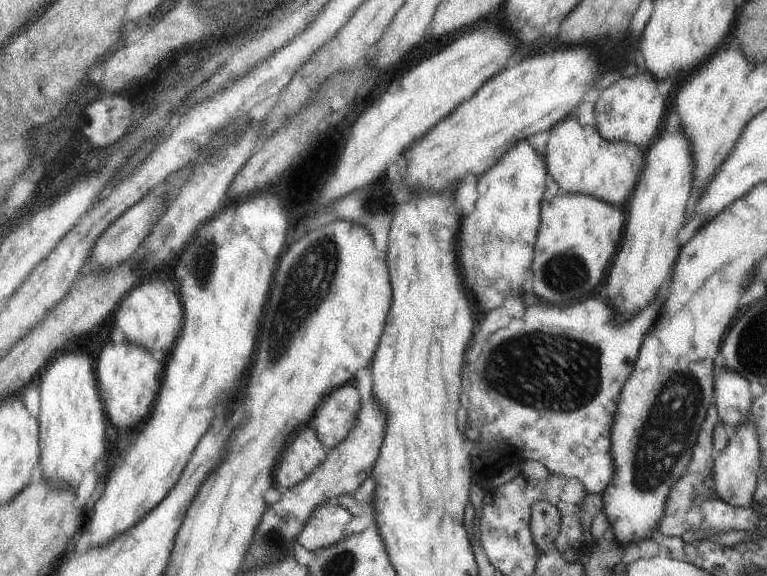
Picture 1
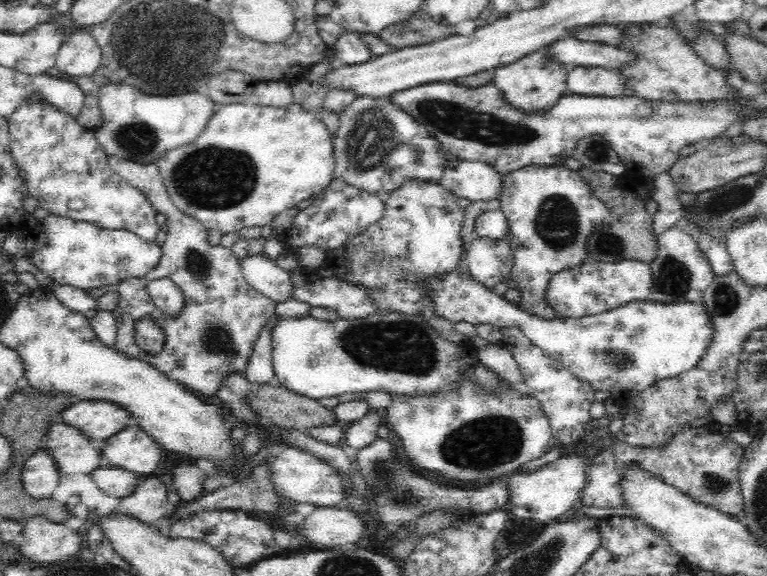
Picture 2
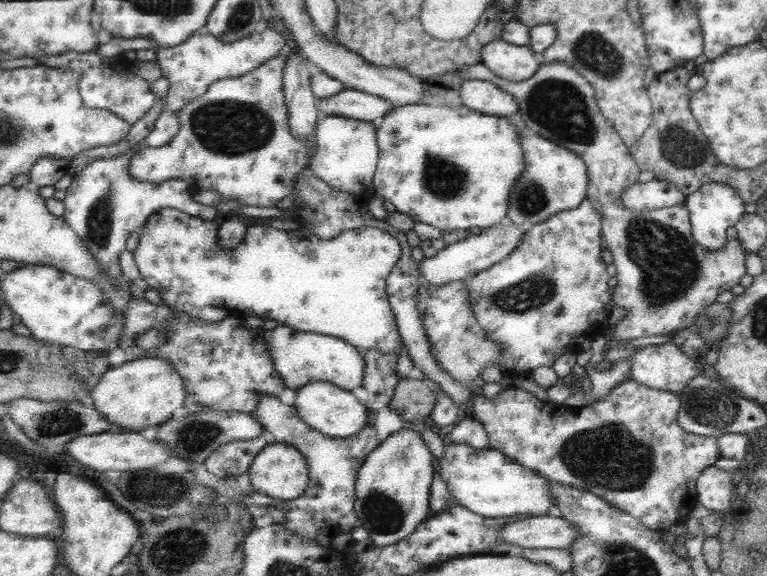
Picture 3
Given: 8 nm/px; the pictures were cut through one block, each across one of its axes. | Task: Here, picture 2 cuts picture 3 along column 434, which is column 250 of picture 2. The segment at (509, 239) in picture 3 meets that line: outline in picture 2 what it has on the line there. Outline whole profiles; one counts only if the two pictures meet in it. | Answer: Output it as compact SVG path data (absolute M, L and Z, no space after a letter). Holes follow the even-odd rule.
M252 254L242 260L242 276L252 290L260 296L270 298L270 302L282 304L294 300L294 286L290 282L290 272L284 272L274 260L264 254Z

